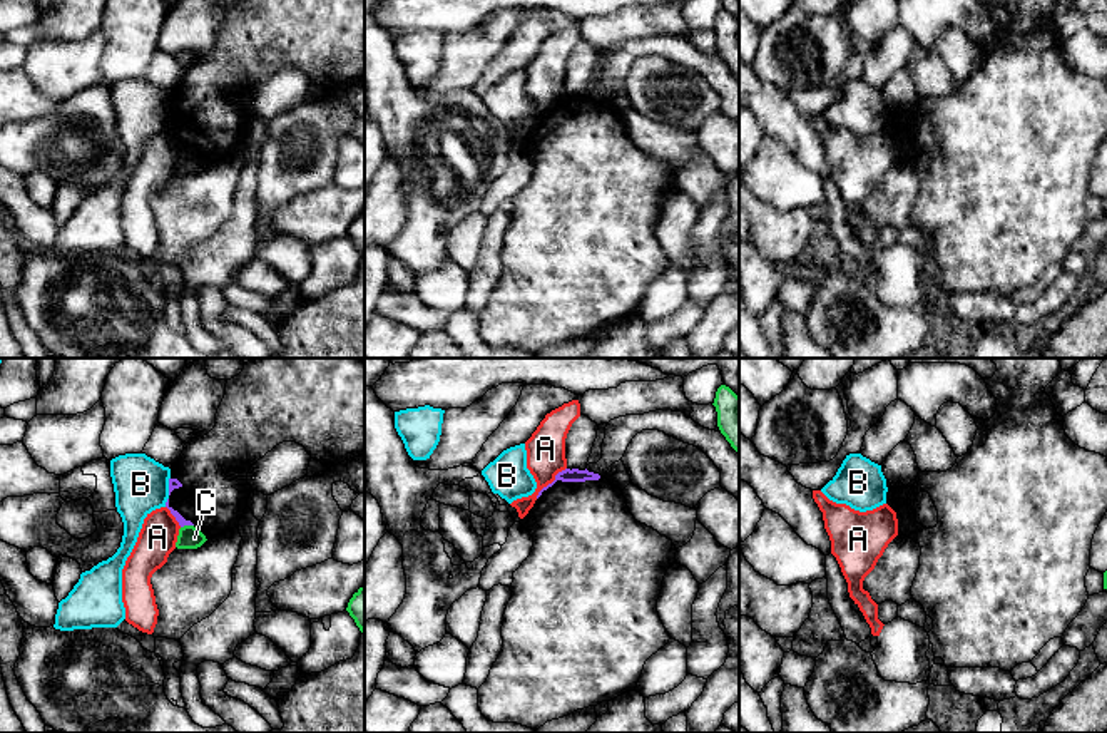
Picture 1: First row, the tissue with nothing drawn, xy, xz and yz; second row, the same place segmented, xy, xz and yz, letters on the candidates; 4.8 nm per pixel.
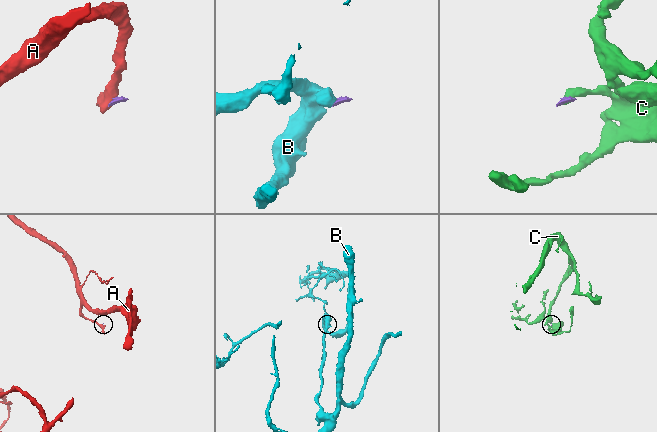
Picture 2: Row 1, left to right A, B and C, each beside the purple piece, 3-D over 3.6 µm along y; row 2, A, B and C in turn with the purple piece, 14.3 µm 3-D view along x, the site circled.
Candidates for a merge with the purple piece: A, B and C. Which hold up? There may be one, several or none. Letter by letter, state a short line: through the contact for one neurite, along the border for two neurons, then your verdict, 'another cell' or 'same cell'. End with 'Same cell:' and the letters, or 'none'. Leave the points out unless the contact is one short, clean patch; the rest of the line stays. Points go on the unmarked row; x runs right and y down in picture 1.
A: xz (566, 92), (535, 123) | another cell
B: xy (168, 123), (164, 131) | another cell
C: xy (193, 149), (181, 153) | another cell
Same cell: none

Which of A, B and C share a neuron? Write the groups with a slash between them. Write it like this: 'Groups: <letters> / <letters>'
Groups: A / B / C

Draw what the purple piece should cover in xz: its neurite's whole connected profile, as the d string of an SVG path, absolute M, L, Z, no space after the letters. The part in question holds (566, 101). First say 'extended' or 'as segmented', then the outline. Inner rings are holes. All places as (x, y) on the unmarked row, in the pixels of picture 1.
extended; M587 94L559 97L520 149L533 162L533 172L513 197L502 251L503 273L478 313L478 333L488 346L538 355L547 346L635 315L645 286L671 264L657 224L667 194L677 189L677 174L671 164L634 144L619 112Z

